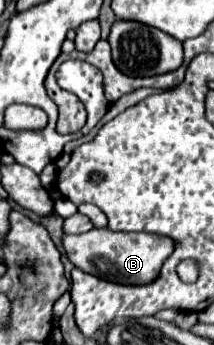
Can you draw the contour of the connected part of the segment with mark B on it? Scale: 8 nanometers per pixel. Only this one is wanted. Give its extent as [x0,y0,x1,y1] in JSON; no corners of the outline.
[64,227,174,285]

